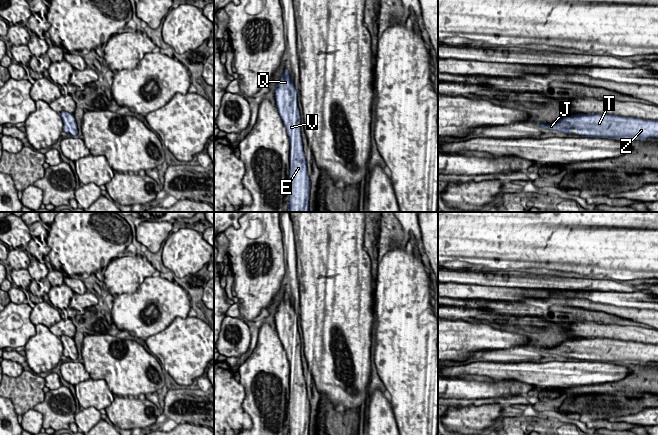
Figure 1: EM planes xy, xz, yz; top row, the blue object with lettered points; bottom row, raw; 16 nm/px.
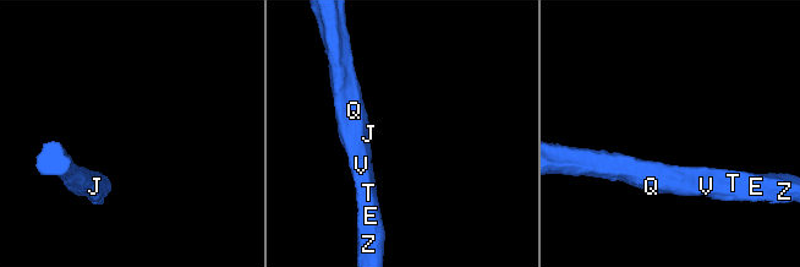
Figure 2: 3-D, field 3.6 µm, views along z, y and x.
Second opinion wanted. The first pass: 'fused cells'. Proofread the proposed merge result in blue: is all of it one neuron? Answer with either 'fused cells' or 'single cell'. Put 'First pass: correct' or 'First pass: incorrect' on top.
First pass: incorrect
single cell

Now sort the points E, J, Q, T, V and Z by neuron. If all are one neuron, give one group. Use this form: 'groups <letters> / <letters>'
groups E J Q T V Z

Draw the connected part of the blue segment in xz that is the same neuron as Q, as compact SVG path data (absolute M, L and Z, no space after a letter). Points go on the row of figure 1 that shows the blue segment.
M285 69L282 77L274 88L276 107L279 115L286 127L287 134L290 140L290 169L288 176L288 190L289 190L289 212L309 212L310 189L311 181L307 172L307 161L303 150L303 143L301 137L301 127L298 124L300 121L300 114L297 105L298 91L295 89L293 80L290 77L288 70Z

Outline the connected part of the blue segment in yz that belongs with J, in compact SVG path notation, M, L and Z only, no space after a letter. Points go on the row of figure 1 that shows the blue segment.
M576 114L563 118L553 124L538 124L541 129L547 128L558 130L564 133L573 133L573 128L577 129L578 135L584 137L601 137L601 138L630 138L631 140L646 140L648 138L658 138L658 121L647 120L635 117L623 117L610 114Z

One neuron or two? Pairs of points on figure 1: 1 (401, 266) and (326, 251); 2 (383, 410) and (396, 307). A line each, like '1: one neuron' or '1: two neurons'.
1: two neurons
2: two neurons

